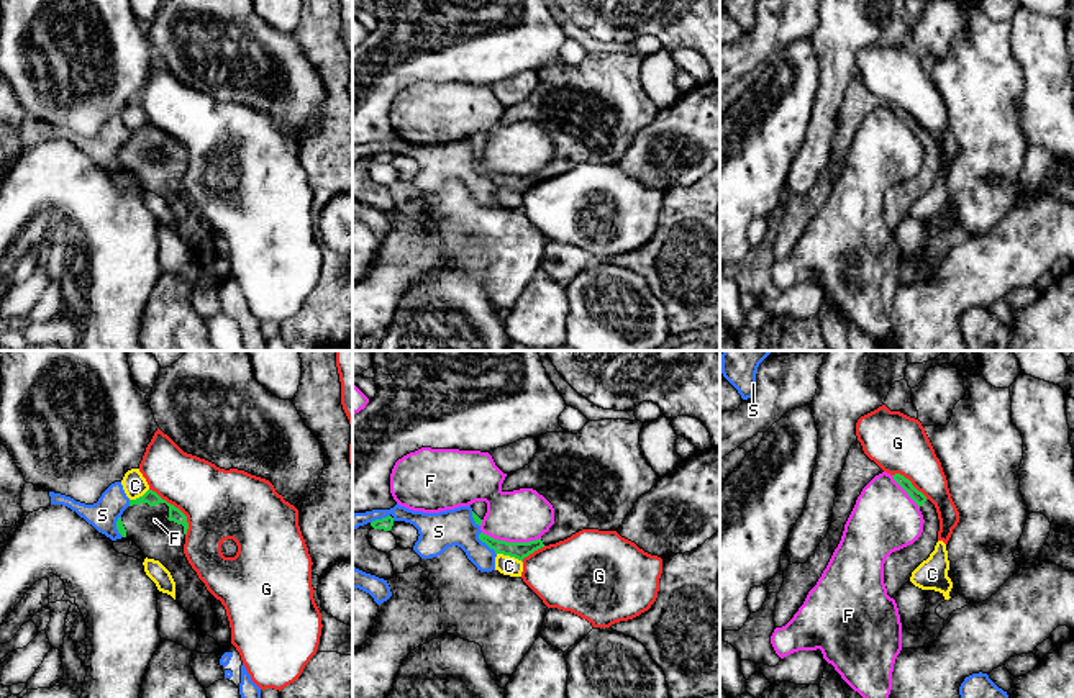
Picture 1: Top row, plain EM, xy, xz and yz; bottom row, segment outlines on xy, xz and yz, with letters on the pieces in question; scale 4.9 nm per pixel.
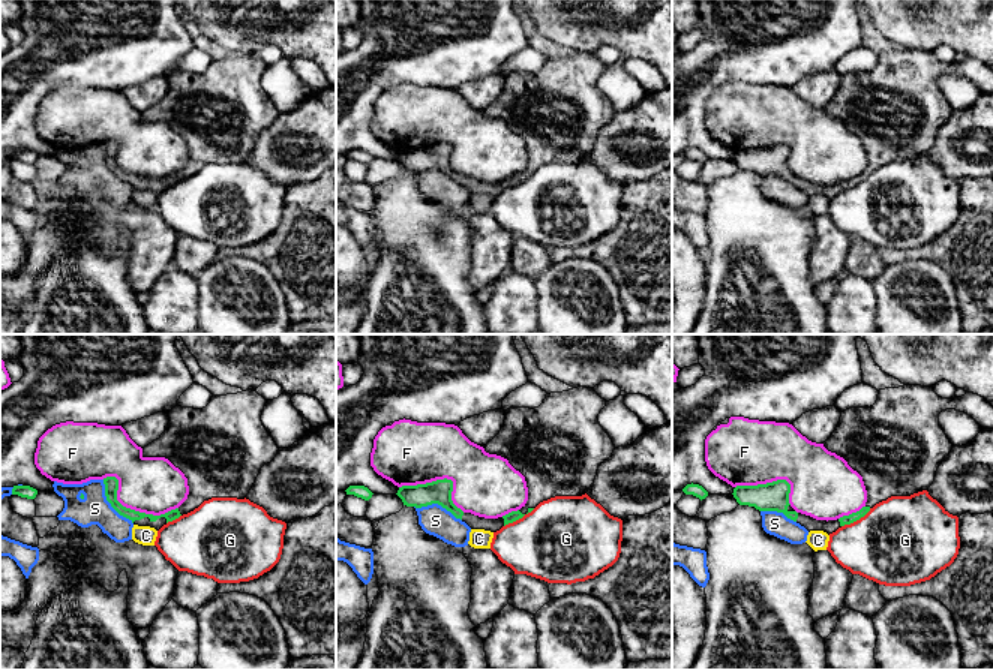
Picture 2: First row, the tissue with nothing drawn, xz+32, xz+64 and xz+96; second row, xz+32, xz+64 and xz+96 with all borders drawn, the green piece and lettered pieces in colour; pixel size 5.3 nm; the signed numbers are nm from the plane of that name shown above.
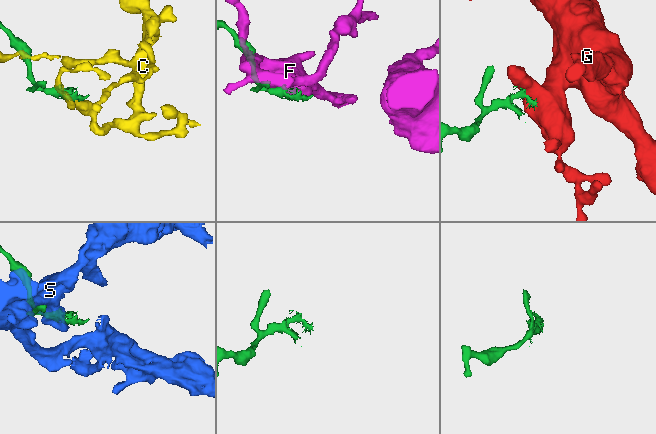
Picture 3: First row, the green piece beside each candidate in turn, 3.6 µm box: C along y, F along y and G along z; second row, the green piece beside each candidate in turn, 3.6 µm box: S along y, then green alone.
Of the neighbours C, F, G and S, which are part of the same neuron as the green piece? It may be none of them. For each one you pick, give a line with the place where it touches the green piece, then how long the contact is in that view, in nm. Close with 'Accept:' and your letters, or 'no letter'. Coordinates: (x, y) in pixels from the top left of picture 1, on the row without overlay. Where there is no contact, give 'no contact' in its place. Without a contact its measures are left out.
Accept: no letter

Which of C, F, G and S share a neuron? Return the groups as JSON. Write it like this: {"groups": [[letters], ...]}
{"groups": [["C"], ["F"], ["G"], ["S"]]}

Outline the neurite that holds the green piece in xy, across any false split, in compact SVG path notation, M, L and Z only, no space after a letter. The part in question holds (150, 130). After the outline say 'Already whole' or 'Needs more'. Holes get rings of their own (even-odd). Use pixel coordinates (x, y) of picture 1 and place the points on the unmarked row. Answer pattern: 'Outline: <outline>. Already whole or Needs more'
Outline: M148 123L143 129L130 133L116 162L133 174L144 190L159 193L171 205L175 234L193 249L200 265L213 270L221 285L233 279L225 239L207 223L184 187L187 149Z. Needs more

